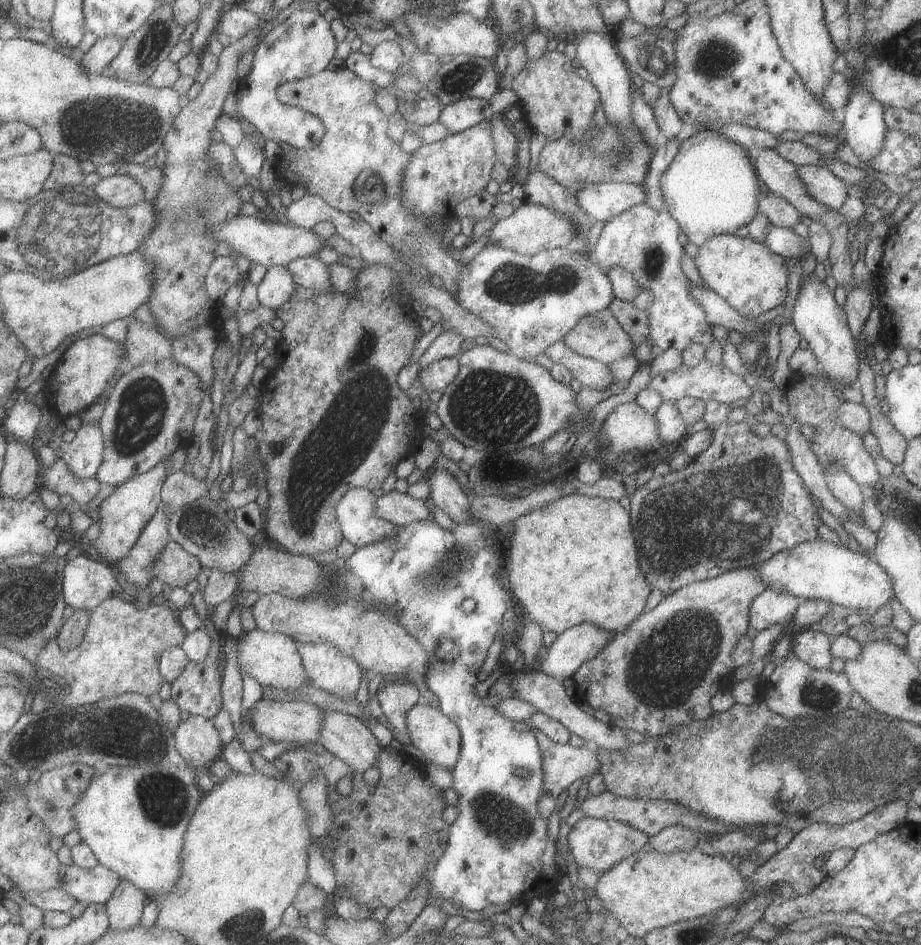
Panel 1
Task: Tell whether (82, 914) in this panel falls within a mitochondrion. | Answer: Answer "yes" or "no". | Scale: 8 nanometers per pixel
no

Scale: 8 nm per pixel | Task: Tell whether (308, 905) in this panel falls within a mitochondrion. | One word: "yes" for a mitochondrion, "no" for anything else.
no

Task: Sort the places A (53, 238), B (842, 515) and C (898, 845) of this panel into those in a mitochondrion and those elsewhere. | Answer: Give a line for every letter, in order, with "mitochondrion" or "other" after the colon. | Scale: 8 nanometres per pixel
A: mitochondrion
B: other
C: other

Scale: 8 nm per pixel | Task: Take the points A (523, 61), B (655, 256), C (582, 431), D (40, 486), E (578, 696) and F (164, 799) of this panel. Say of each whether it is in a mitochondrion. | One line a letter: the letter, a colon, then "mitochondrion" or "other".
A: other
B: mitochondrion
C: other
D: other
E: other
F: mitochondrion

